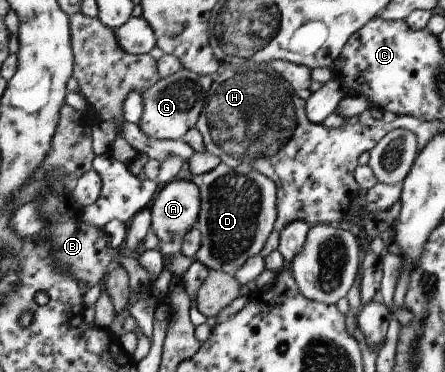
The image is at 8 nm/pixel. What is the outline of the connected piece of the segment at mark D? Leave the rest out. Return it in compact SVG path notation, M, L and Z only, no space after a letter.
M241 161L234 167L220 162L209 172L193 175L190 180L197 185L200 198L195 225L200 232L200 246L194 254L194 260L199 261L206 269L220 270L232 275L248 258L258 254L273 230L276 217L276 186L264 174L253 169L247 161Z

